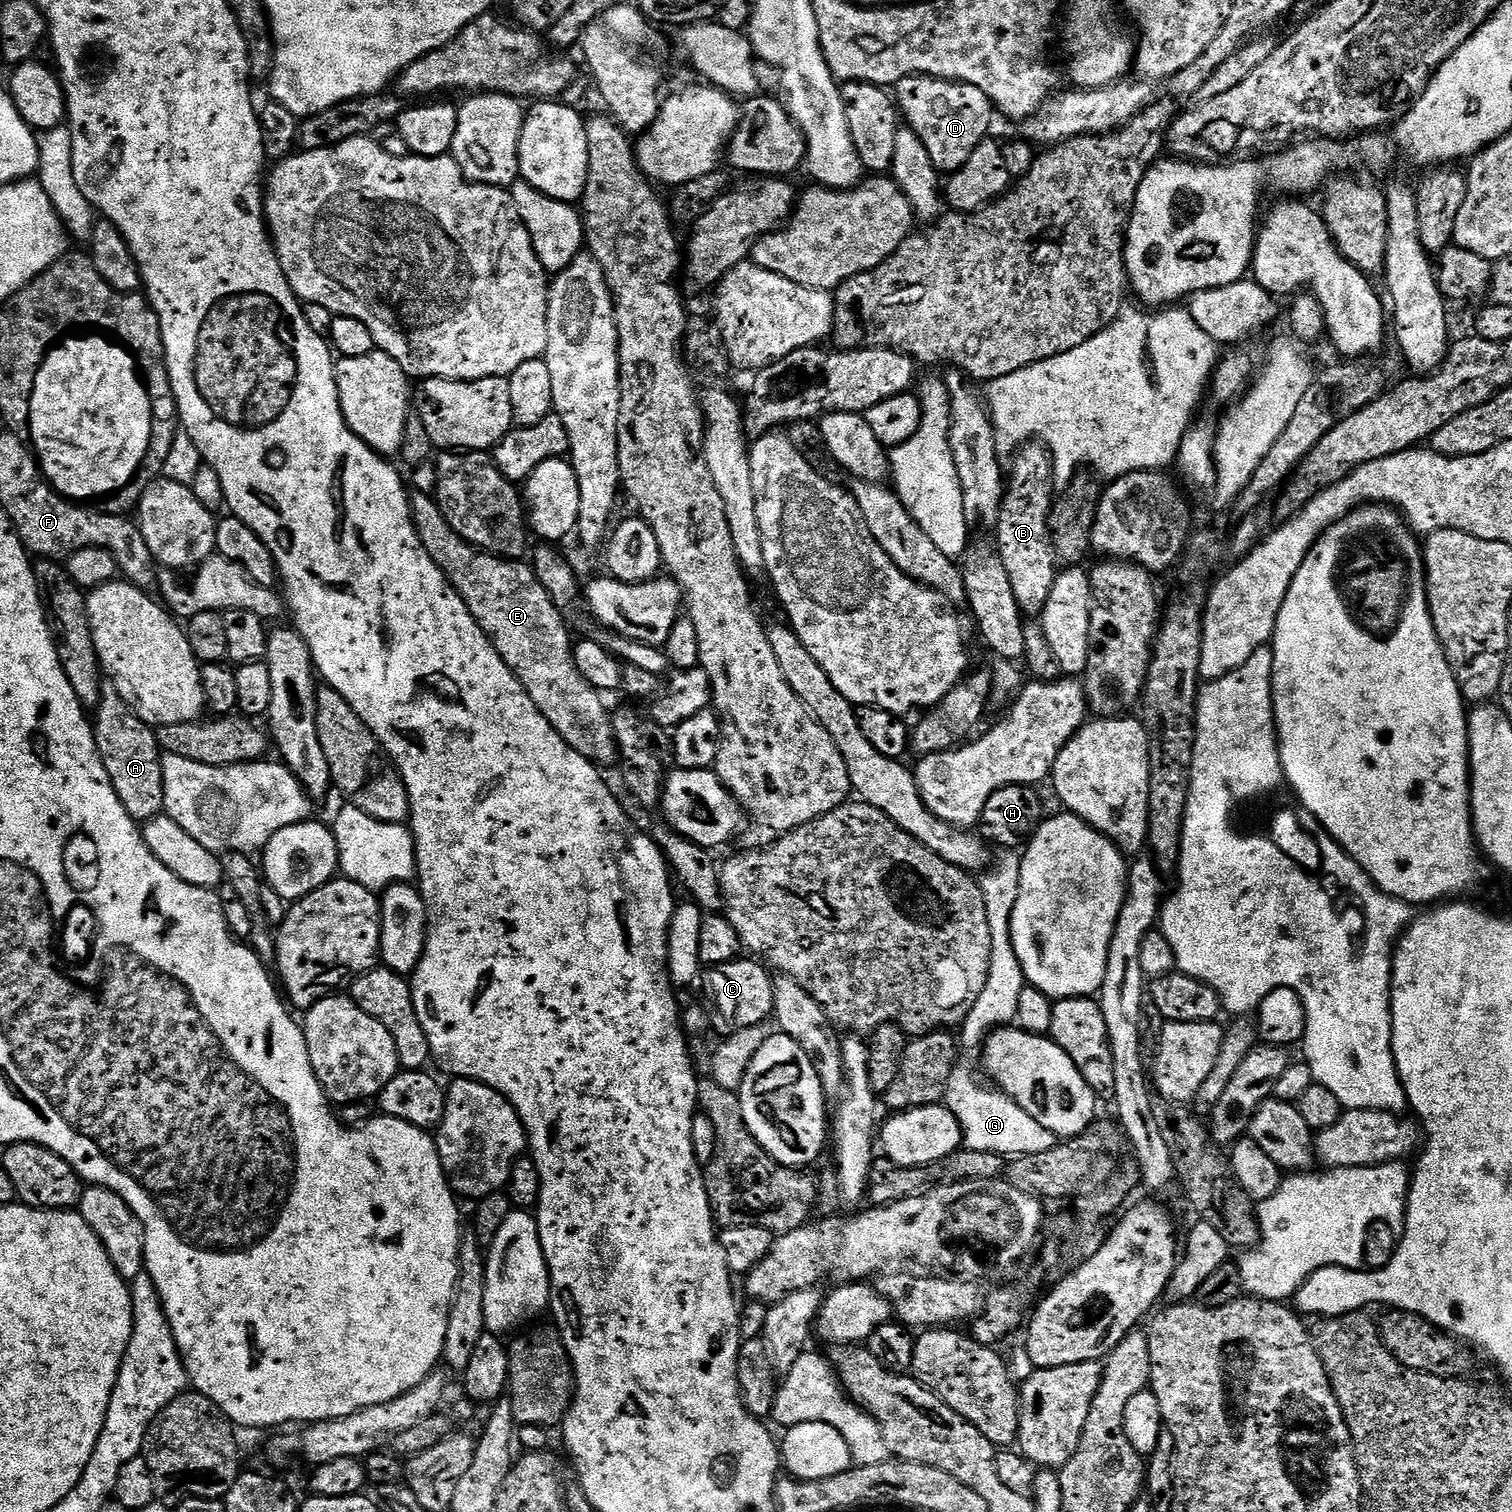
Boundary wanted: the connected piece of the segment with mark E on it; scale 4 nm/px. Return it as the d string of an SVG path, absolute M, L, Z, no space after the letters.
M417 495L411 510L413 525L420 533L420 545L444 572L445 578L468 608L468 613L475 618L476 625L488 635L492 649L506 662L506 666L512 668L516 681L526 690L530 702L538 706L546 722L550 722L550 726L554 726L557 734L591 764L603 766L603 764L614 763L616 732L612 729L608 708L600 701L603 700L601 693L597 692L594 686L590 686L586 678L582 678L572 657L574 640L573 637L568 637L568 628L564 625L565 613L556 607L531 567L524 562L506 560L503 556L493 556L490 552L481 552L479 548L473 548L448 525L446 518L440 512L440 505L431 495Z

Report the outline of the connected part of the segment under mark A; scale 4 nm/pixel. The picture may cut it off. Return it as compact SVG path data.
M111 686L105 687L99 693L96 710L96 716L94 712L96 749L122 806L126 806L126 814L130 814L130 818L137 822L153 820L155 816L164 812L164 783L162 782L162 762L160 761L162 753L156 741L153 725L147 724L142 717L137 716L118 694L118 690Z

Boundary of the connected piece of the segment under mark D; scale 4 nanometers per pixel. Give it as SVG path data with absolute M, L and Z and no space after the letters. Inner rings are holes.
M907 76L894 85L894 100L906 119L907 127L916 132L940 174L957 172L989 135L994 109L990 98L978 86L959 84L957 80L939 80L933 76Z

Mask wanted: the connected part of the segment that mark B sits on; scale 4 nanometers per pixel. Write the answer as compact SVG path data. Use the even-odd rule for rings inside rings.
M1029 442L1016 449L1012 460L1012 472L1007 473L1004 501L1000 507L1000 517L994 529L994 547L1000 553L1002 566L1010 574L1010 586L1014 589L1014 598L1021 613L1028 618L1039 618L1044 614L1044 607L1050 598L1050 590L1056 581L1058 561L1052 545L1052 534L1048 530L1048 516L1052 513L1054 499L1054 481L1052 479L1052 454L1039 442Z

